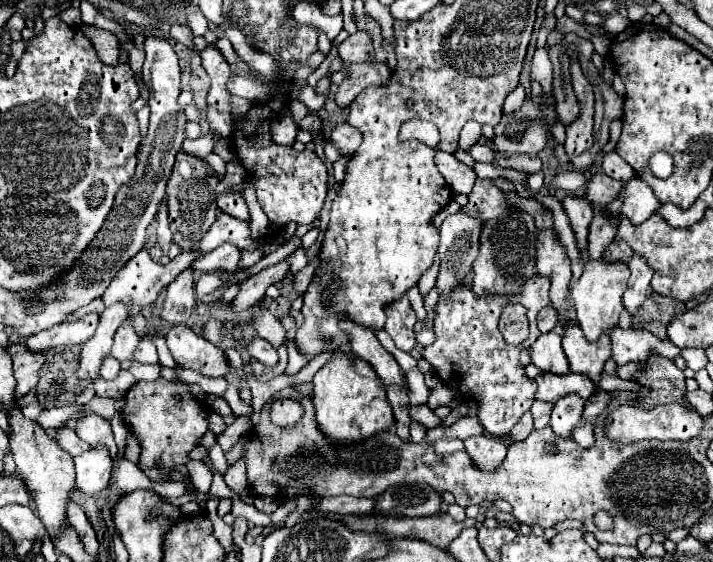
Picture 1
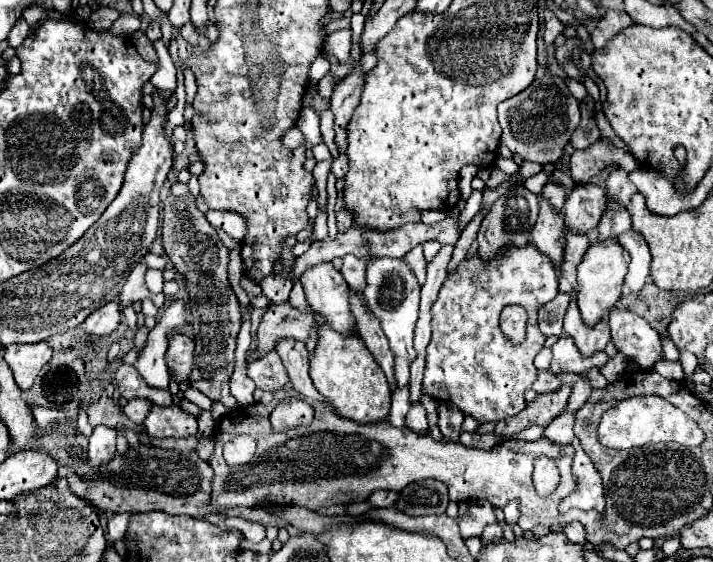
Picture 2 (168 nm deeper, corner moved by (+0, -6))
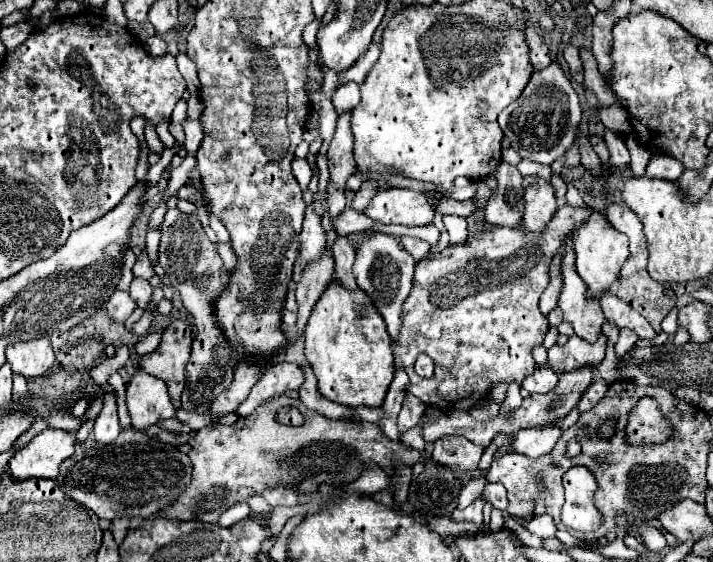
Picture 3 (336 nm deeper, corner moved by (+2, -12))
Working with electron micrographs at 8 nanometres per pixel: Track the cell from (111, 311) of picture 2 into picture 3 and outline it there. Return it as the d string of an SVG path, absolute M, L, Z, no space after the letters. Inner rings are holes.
M115 290L107 302L109 316L119 322L125 322L125 318L129 318L135 308L137 308L137 302L129 296L129 292L123 292L123 290Z

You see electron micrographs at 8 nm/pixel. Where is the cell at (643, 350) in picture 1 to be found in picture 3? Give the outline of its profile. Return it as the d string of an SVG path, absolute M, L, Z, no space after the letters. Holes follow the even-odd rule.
M611 290L603 292L599 300L601 300L601 308L605 312L605 318L611 320L613 324L617 324L617 328L631 328L639 334L639 338L647 338L647 340L653 340L657 336L657 332L651 328L651 324L639 312L633 312L633 308L627 302L613 296Z

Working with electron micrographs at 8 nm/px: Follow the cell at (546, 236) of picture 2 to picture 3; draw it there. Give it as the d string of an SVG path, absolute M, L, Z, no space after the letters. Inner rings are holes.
M537 178L531 186L525 188L523 198L525 198L525 212L521 224L531 232L541 232L541 228L545 228L545 224L557 212L557 200L551 182L545 178Z

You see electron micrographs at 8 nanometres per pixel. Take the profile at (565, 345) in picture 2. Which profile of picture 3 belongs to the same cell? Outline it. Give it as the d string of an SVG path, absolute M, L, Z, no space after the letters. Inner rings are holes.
M603 332L599 334L595 344L589 344L577 334L573 334L567 340L567 344L563 346L555 344L549 348L549 366L555 372L573 370L573 368L579 368L581 364L597 366L605 358L605 350L607 350L607 336Z

